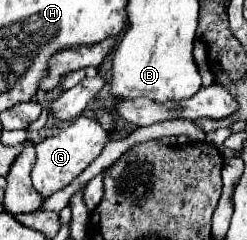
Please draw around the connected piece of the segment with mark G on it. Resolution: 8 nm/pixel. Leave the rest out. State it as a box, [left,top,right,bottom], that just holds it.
[30,116,110,198]

